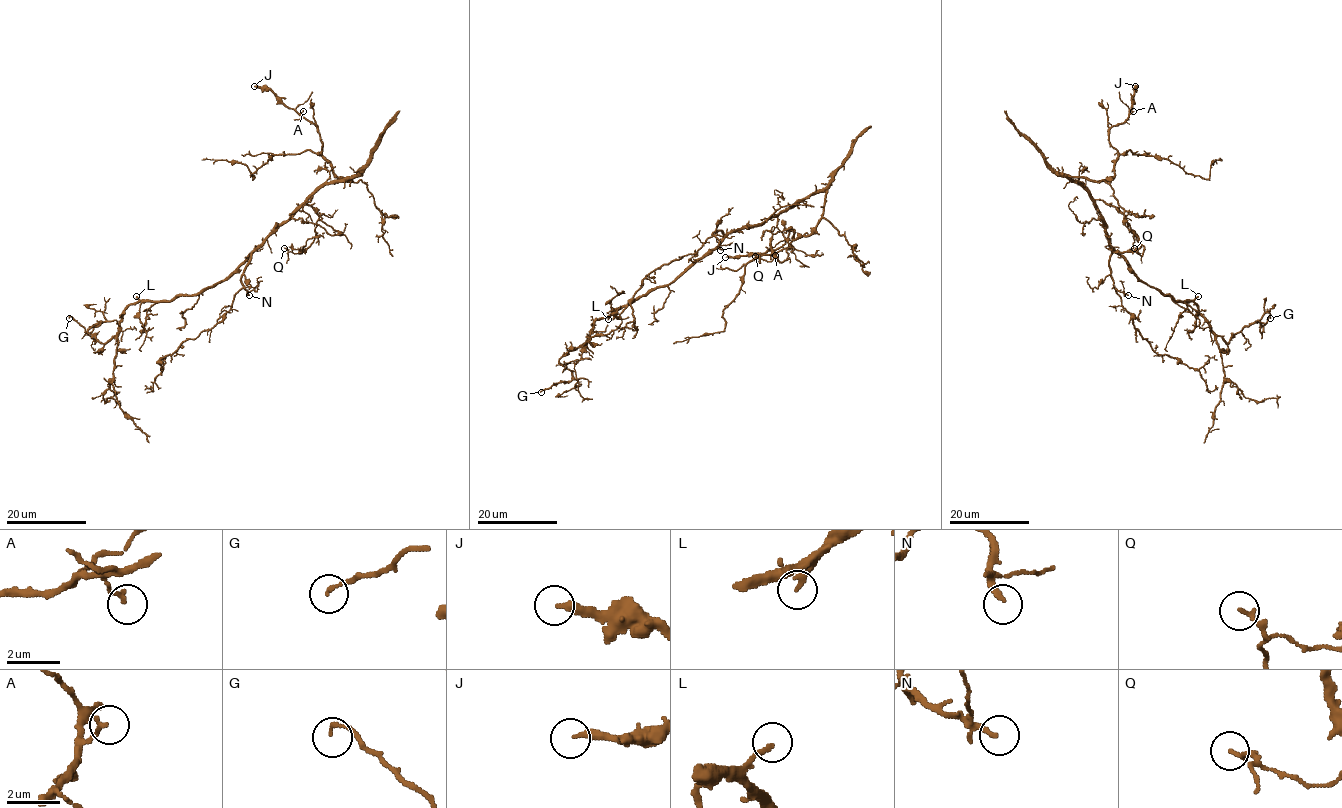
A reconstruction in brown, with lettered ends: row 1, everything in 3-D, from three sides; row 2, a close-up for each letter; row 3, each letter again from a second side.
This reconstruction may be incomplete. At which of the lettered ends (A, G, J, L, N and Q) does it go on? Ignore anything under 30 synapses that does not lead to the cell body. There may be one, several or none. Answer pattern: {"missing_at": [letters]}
{"missing_at": ["J", "N"]}

